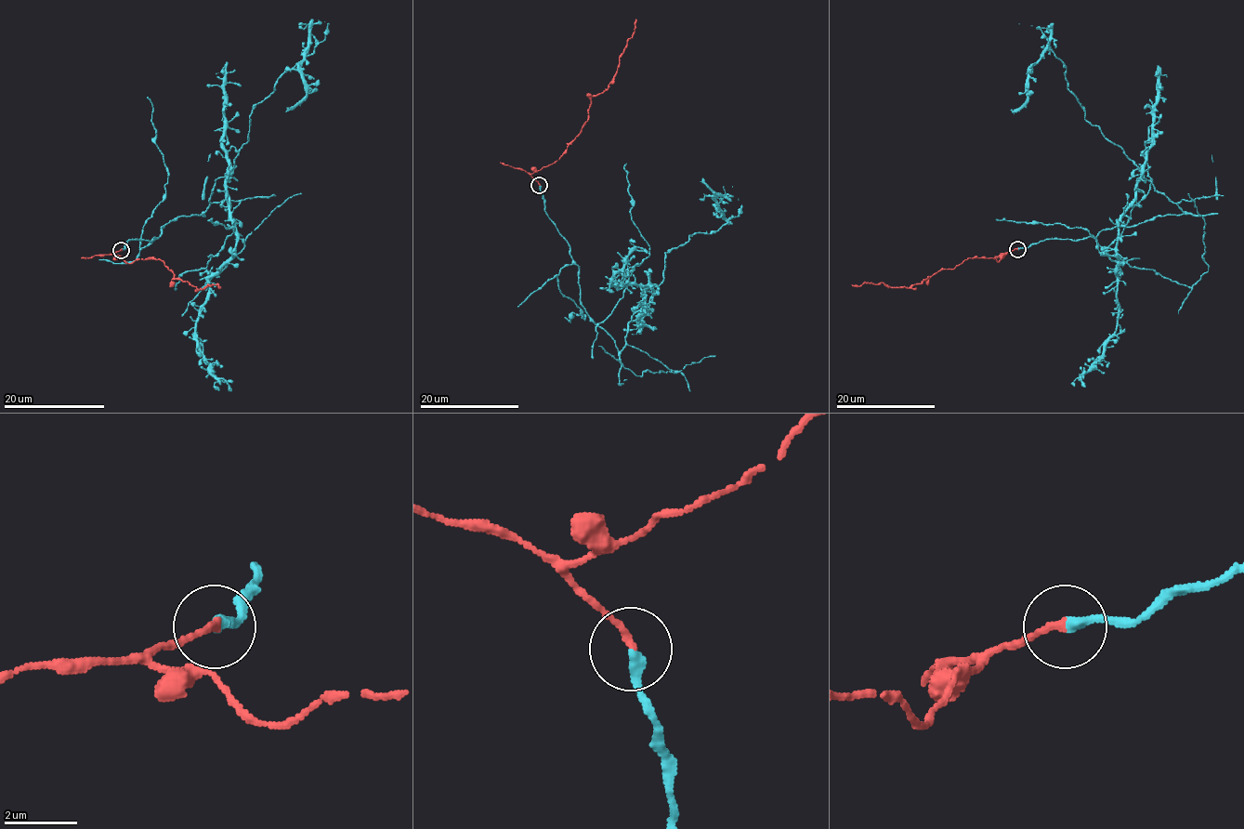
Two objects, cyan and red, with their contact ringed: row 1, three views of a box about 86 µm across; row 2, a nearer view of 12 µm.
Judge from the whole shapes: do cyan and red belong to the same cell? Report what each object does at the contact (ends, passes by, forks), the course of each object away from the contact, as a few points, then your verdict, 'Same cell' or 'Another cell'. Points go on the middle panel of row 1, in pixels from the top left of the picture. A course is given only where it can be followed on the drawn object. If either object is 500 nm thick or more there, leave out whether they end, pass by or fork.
At the ring cyan ends. At the ring red ends. Course of cyan: (539, 185), (578, 267), (580, 303), (621, 351), (663, 280), (664, 254), (728, 223), (720, 194), (700, 181). Course of red: (539, 185), (531, 174), (555, 163), (588, 119), (591, 98), (604, 91), (615, 75), (636, 19). Same cell

